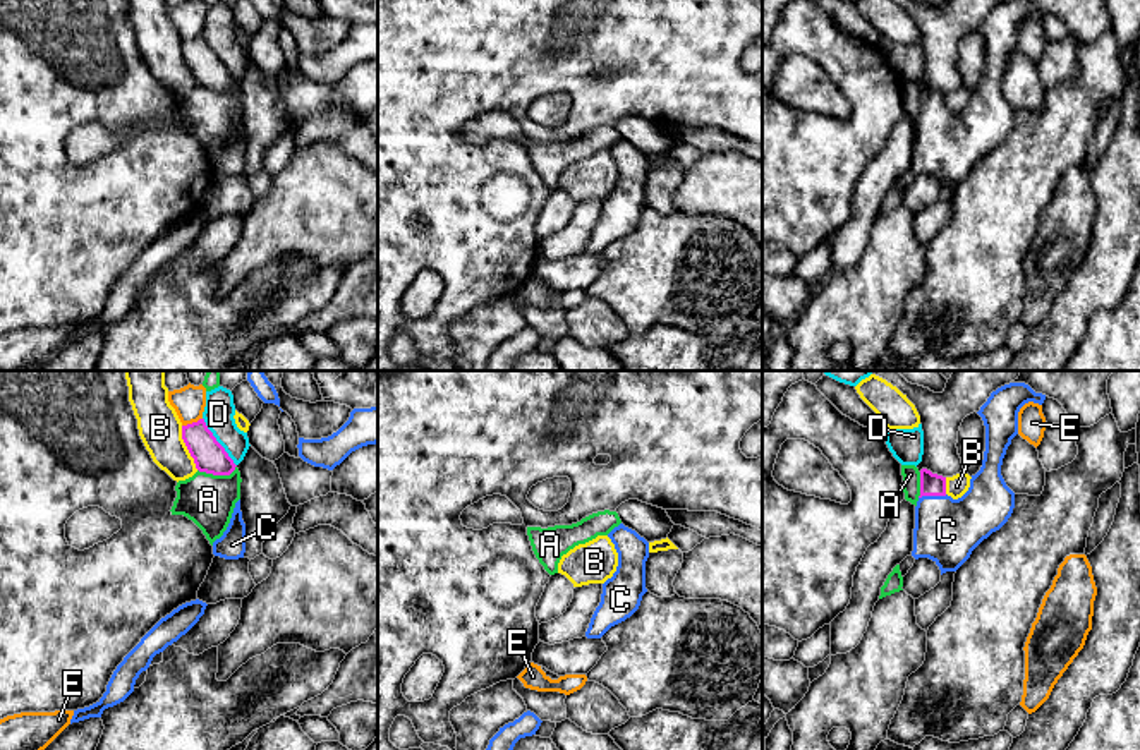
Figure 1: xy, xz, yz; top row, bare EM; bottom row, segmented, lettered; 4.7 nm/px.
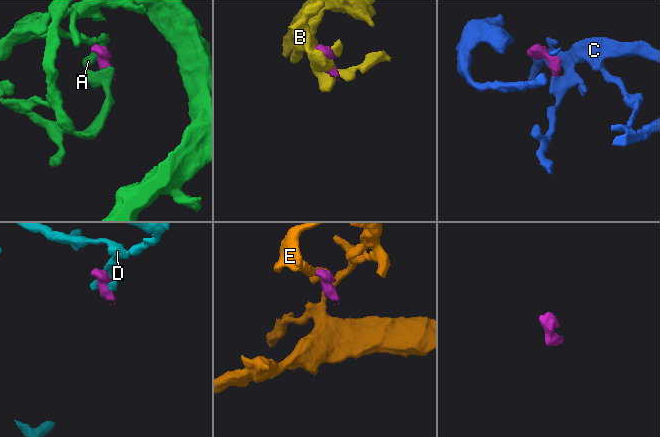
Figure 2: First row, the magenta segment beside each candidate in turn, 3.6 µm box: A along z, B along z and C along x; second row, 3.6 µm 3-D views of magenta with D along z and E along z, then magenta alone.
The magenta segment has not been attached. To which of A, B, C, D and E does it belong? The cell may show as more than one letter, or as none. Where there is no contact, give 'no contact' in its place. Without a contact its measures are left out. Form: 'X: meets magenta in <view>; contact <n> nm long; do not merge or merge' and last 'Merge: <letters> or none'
A: meets magenta in xy; contact 190 nm long; do not merge
B: meets magenta in xy; contact 220 nm long; do not merge
C: meets magenta in yz; contact 140 nm long; merge
D: meets magenta in xy; contact 280 nm long; do not merge
E: meets magenta in xy; contact 100 nm long; do not merge
Merge: C

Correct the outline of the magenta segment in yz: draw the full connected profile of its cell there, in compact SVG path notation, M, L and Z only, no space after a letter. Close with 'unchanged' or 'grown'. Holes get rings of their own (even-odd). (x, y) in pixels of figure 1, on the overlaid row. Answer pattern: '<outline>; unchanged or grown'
M1010 383L991 393L987 402L977 412L985 426L985 451L980 470L972 475L968 491L953 499L946 494L946 477L920 470L920 496L915 506L913 551L912 556L932 559L941 575L956 572L972 554L972 551L999 530L1013 513L1015 493L1006 486L1001 475L1003 458L1011 439L1018 434L1018 412L1028 403L1042 405L1046 395L1035 393L1025 383Z; grown

